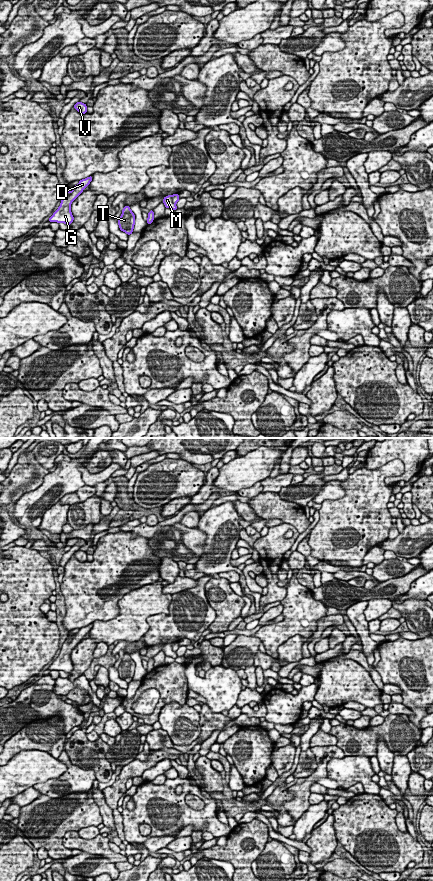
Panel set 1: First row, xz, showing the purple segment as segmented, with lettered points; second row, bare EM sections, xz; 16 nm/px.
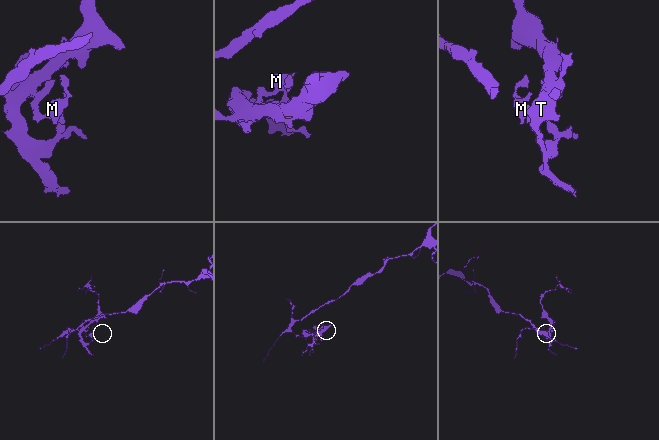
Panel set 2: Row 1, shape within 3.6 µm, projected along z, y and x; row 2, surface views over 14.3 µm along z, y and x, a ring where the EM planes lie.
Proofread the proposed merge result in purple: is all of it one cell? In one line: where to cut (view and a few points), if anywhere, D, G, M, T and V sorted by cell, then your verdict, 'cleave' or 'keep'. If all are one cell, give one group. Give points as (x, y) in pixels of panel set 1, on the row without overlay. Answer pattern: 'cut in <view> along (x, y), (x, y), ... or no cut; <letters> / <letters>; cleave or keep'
cut in xz along (171, 643), (171, 648), (175, 652); D G V / M T; cleave

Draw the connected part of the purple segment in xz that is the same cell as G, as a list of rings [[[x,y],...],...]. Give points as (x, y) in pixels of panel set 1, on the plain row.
[[[89,624],[85,627],[80,628],[79,631],[72,636],[71,640],[69,637],[67,637],[65,642],[62,644],[60,654],[48,669],[50,671],[57,670],[71,673],[71,671],[74,669],[74,665],[71,660],[71,652],[83,640],[83,638],[89,634],[92,627],[93,625]]]

